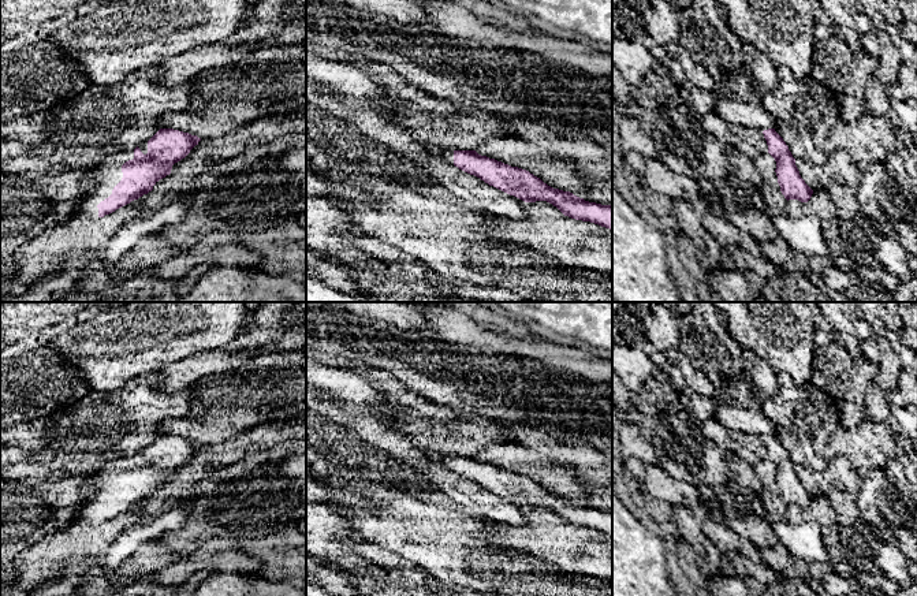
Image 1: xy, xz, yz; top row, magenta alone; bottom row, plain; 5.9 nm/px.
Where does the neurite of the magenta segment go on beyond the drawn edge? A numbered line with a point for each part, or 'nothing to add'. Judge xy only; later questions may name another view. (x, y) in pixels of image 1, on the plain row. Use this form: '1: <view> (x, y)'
1: xy (104, 483)

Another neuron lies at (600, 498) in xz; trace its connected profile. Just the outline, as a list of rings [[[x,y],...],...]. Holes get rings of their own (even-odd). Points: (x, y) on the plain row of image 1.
[[[612,484],[601,487],[594,485],[582,504],[589,509],[612,513]]]

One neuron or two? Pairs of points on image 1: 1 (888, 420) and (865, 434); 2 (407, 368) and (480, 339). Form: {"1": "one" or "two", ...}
{"1": "two", "2": "two"}

